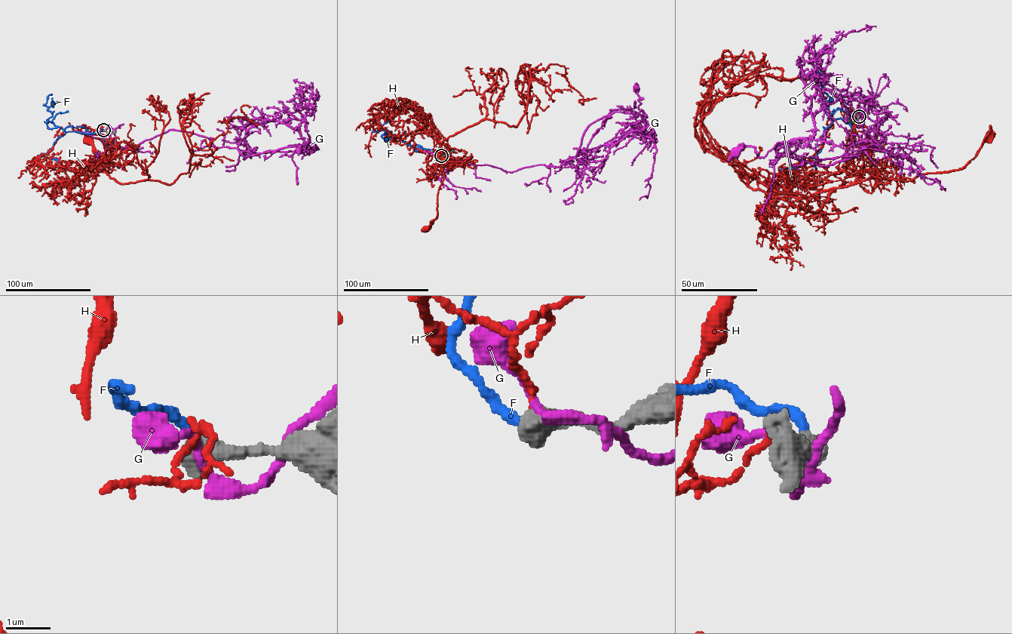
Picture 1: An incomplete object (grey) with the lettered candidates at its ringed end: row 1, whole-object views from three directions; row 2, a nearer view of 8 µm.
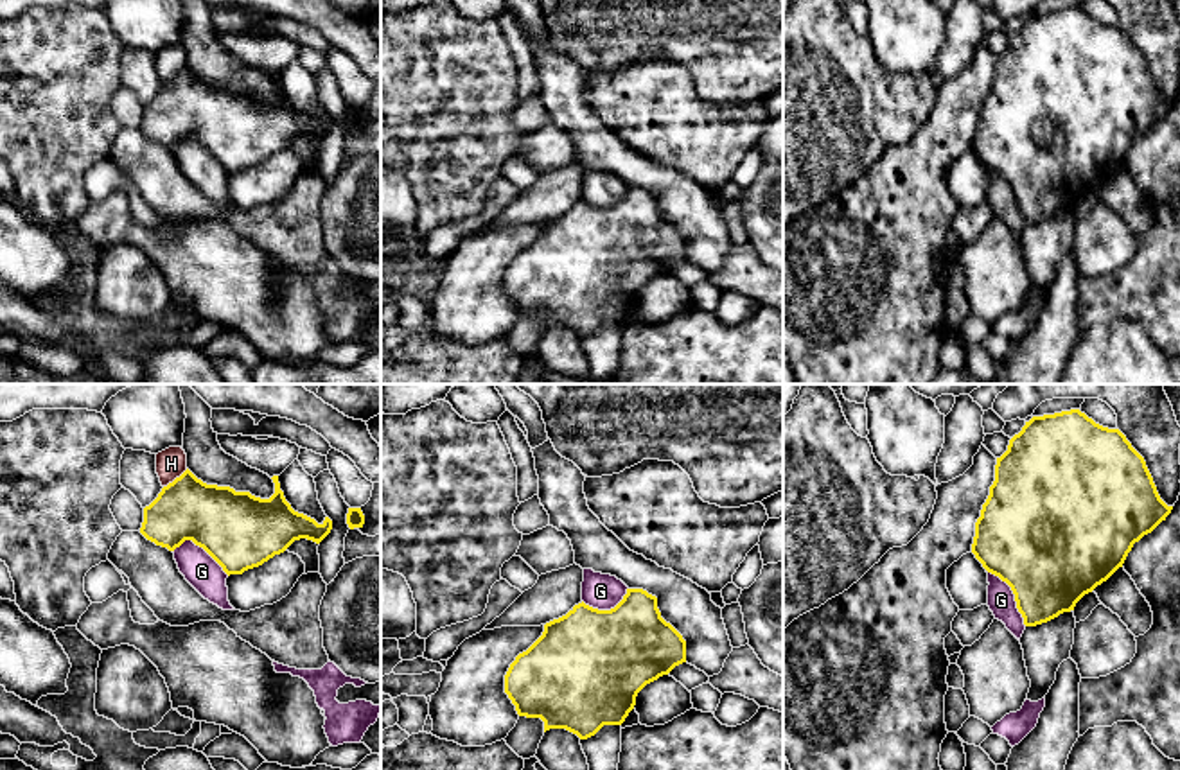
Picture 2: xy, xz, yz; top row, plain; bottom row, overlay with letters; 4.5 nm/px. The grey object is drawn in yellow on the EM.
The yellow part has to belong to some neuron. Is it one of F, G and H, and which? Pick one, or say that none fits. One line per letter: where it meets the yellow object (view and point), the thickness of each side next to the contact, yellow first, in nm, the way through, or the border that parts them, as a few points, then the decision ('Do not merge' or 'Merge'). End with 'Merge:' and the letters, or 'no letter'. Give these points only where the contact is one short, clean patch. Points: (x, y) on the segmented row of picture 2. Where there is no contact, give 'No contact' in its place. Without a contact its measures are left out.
F: No contact. Merge
G: Touches yellow at yz (1013, 593). Thickness 480 nm (yellow) against 130 nm. Do not merge
H: Touches yellow at xy (176, 478). Thickness 280 nm (yellow) against 140 nm. Boundary: xy (187, 469), (164, 487). Do not merge
Merge: F

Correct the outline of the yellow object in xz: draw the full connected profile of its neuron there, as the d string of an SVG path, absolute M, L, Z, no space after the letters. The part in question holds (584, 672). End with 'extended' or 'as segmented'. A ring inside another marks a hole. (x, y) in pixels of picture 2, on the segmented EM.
M627 589L611 610L582 601L546 623L542 635L510 664L505 693L519 716L541 718L544 732L566 729L587 739L603 725L621 725L634 709L638 693L682 662L686 641L661 617L657 598L643 589Z | as segmented

